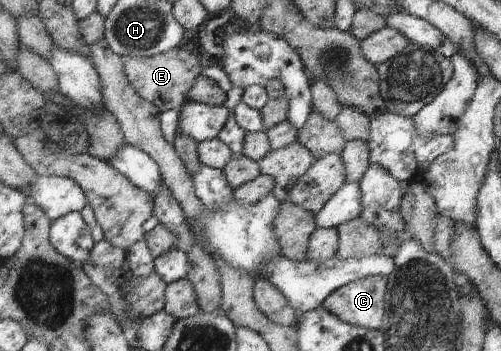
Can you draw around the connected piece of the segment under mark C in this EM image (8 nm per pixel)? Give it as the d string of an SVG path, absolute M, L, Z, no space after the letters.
M380 276L353 280L337 288L322 306L341 321L370 330L381 330L387 281Z

